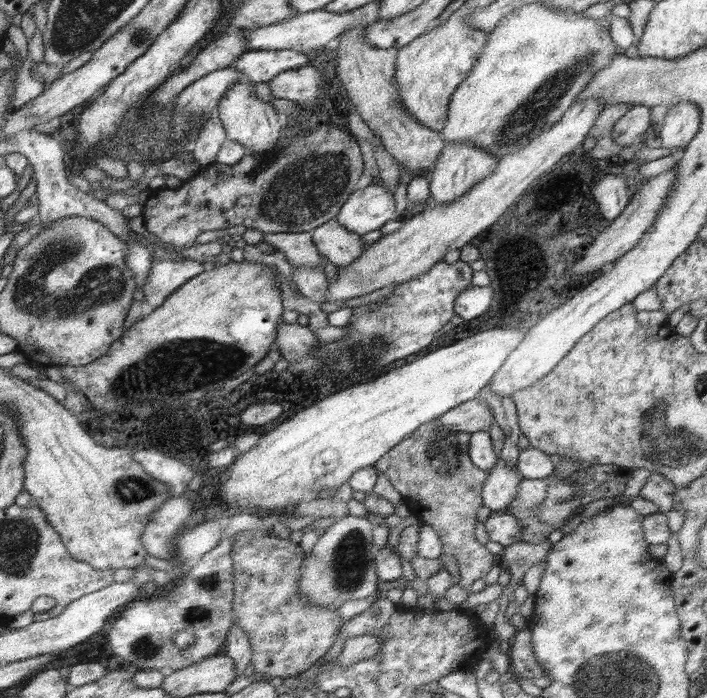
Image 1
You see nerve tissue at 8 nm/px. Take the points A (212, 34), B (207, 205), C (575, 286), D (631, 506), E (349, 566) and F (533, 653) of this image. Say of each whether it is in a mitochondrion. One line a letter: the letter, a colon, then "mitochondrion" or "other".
A: other
B: mitochondrion
C: other
D: other
E: mitochondrion
F: other

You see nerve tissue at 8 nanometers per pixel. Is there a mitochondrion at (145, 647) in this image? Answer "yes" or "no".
no

